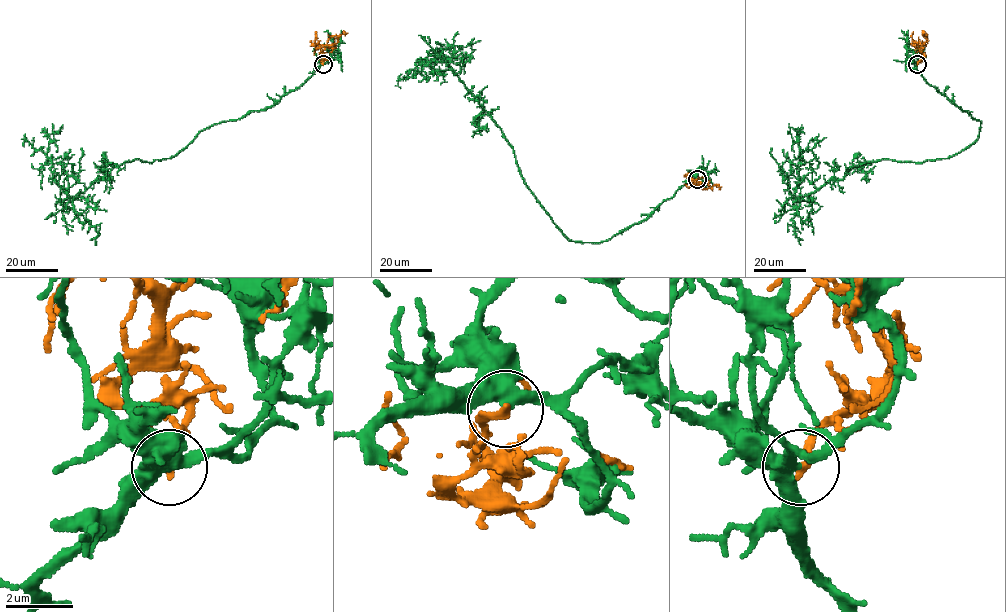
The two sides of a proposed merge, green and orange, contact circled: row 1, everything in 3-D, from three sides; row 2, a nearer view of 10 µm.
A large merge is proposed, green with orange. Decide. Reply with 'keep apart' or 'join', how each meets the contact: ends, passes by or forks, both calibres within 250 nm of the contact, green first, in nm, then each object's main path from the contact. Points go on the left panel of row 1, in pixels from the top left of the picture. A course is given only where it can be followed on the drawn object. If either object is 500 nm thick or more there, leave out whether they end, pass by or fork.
keep apart | green forks | orange ends | 360/240 nm | green via (323, 63), (269, 107), (205, 128), (170, 159), (115, 166), (71, 199), (53, 178), (49, 157), (26, 137) | orange via (323, 63), (319, 57), (328, 39), (344, 33), (345, 36)

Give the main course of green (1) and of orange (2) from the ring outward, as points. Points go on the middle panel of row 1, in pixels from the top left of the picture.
1: (697, 179), (606, 241), (570, 241), (524, 181), (500, 127), (441, 56), (425, 58), (397, 81), (400, 88)
2: (697, 179), (693, 186), (707, 188), (715, 184), (719, 189)

